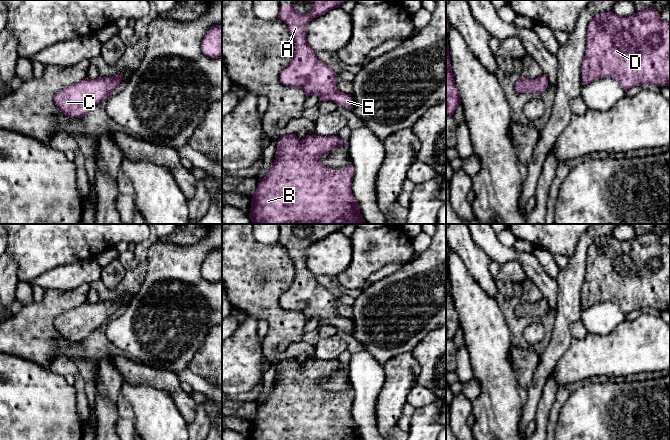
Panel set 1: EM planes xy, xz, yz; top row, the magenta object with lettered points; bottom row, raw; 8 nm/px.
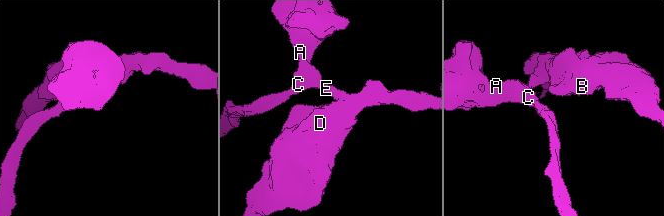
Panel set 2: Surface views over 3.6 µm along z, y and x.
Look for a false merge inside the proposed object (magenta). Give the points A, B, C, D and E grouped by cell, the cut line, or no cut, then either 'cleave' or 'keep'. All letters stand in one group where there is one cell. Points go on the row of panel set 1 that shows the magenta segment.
groups A B C D E; cut none; keep

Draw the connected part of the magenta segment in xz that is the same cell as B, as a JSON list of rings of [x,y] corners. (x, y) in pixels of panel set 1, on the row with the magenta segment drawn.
[[[296,134],[281,136],[275,160],[252,195],[249,218],[253,224],[366,224],[351,186],[352,163],[341,170],[324,166],[321,156],[340,146],[348,146],[336,136],[307,135],[300,141]]]

